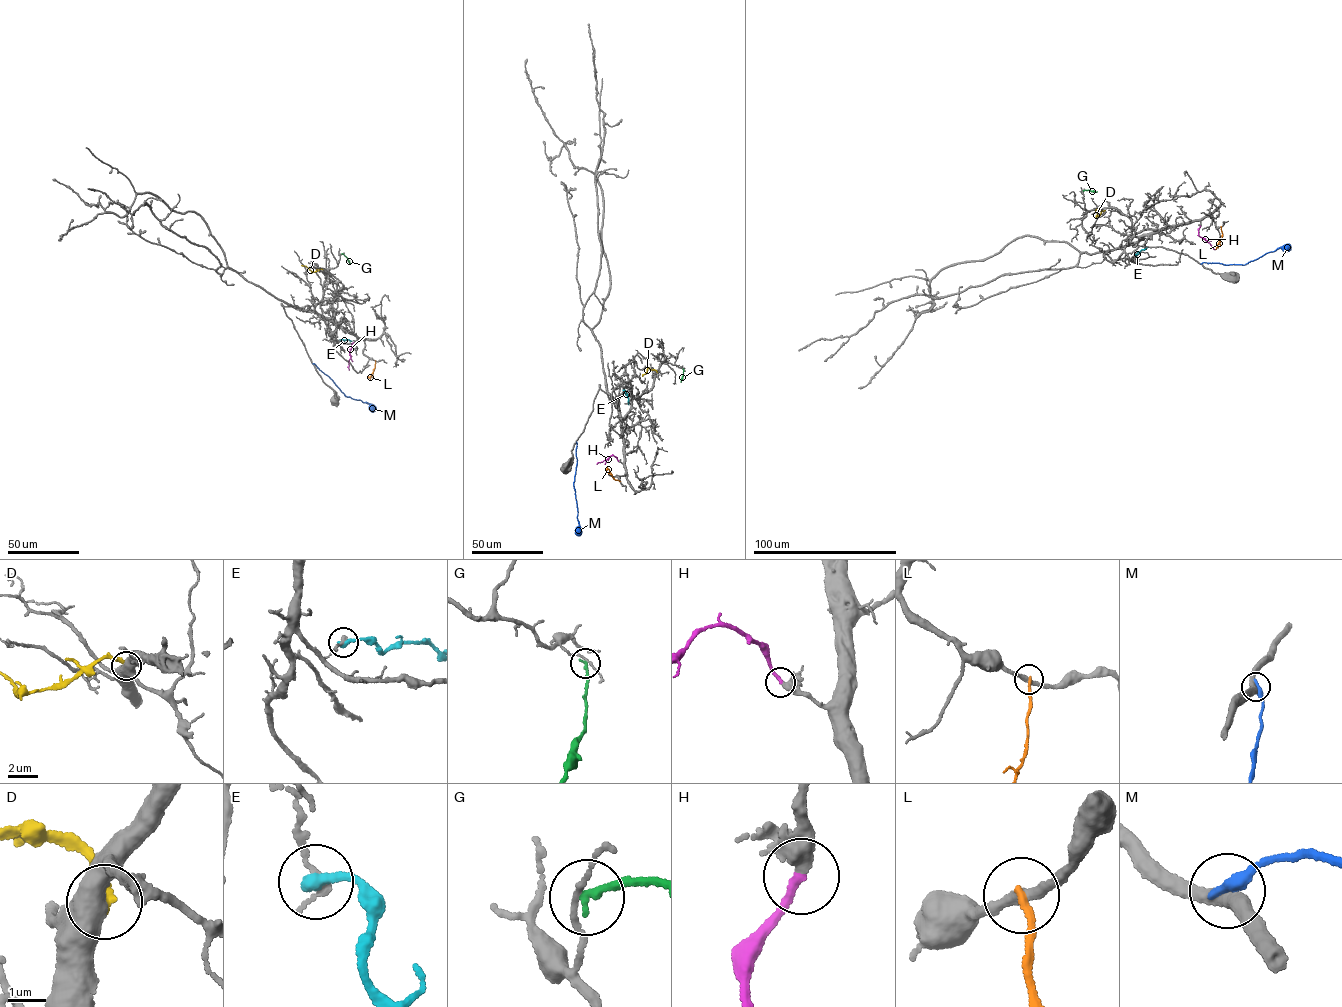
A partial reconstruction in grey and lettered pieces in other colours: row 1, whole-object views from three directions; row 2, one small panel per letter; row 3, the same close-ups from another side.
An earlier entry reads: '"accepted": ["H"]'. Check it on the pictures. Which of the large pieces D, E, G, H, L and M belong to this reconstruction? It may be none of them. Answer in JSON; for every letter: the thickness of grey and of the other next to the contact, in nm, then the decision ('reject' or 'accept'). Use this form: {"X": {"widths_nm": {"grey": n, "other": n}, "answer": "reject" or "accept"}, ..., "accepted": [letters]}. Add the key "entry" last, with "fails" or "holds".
{"D": {"widths_nm": {"grey": 550, "other": 200}, "answer": "reject"}, "E": {"widths_nm": {"grey": 240, "other": 360}, "answer": "reject"}, "G": {"widths_nm": {"grey": 120, "other": 240}, "answer": "reject"}, "H": {"widths_nm": {"grey": 320, "other": 240}, "answer": "accept"}, "L": {"widths_nm": {"grey": 280, "other": 200}, "answer": "reject"}, "M": {"widths_nm": {"grey": 380, "other": 360}, "answer": "reject"}, "accepted": ["H"], "entry": "holds"}

